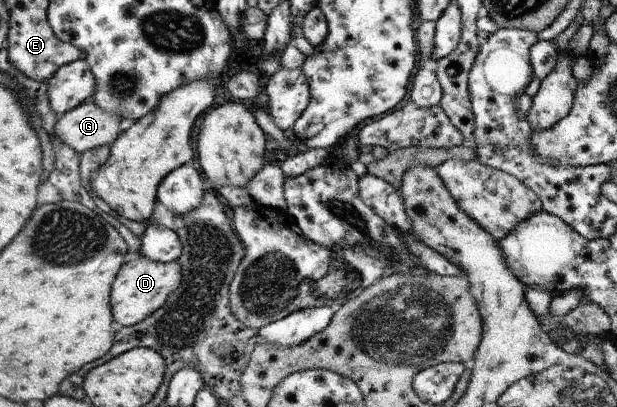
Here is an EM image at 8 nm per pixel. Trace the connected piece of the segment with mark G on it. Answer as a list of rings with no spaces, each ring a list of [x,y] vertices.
[[[91,100],[58,117],[56,140],[82,154],[100,146],[111,146],[120,134],[120,116],[104,112]]]

